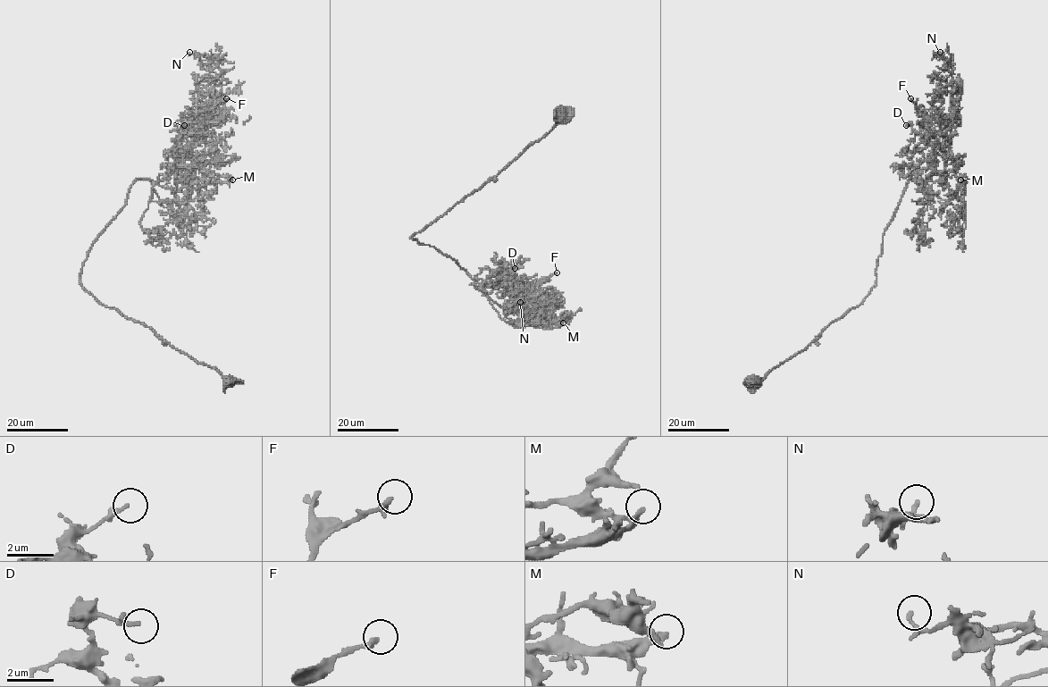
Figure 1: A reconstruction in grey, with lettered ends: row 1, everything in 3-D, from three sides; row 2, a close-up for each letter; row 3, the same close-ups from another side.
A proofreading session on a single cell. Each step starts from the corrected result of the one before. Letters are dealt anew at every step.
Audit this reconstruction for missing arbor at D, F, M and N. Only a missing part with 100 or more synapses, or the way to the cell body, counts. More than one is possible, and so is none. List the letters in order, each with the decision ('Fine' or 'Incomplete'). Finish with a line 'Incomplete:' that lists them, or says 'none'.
D: Fine
F: Fine
M: Fine
N: Fine
Incomplete: none

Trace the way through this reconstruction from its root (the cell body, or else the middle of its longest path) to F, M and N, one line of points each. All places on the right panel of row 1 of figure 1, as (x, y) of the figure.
F: (754, 383), (862, 302), (907, 182), (944, 172), (910, 98)
M: (754, 383), (862, 302), (909, 180), (935, 181), (946, 170), (942, 184), (955, 191), (960, 180)
N: (754, 383), (862, 302), (907, 182), (935, 181), (944, 172), (955, 118), (951, 68), (940, 52)

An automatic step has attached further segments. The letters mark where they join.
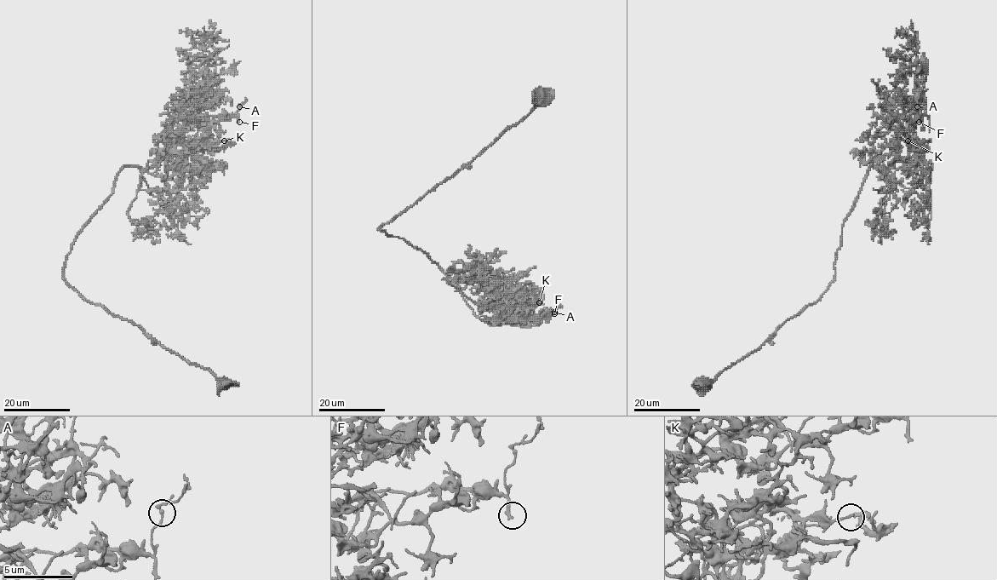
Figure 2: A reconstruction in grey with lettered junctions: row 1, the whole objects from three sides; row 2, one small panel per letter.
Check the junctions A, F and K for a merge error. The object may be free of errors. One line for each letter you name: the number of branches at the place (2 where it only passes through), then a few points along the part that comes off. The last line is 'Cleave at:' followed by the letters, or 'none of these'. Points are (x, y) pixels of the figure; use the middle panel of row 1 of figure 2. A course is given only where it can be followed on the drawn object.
A: Branches: 2. Course of the part to remove: (555, 312), (530, 323), (518, 322), (519, 315), (514, 316)
Cleave at: A

